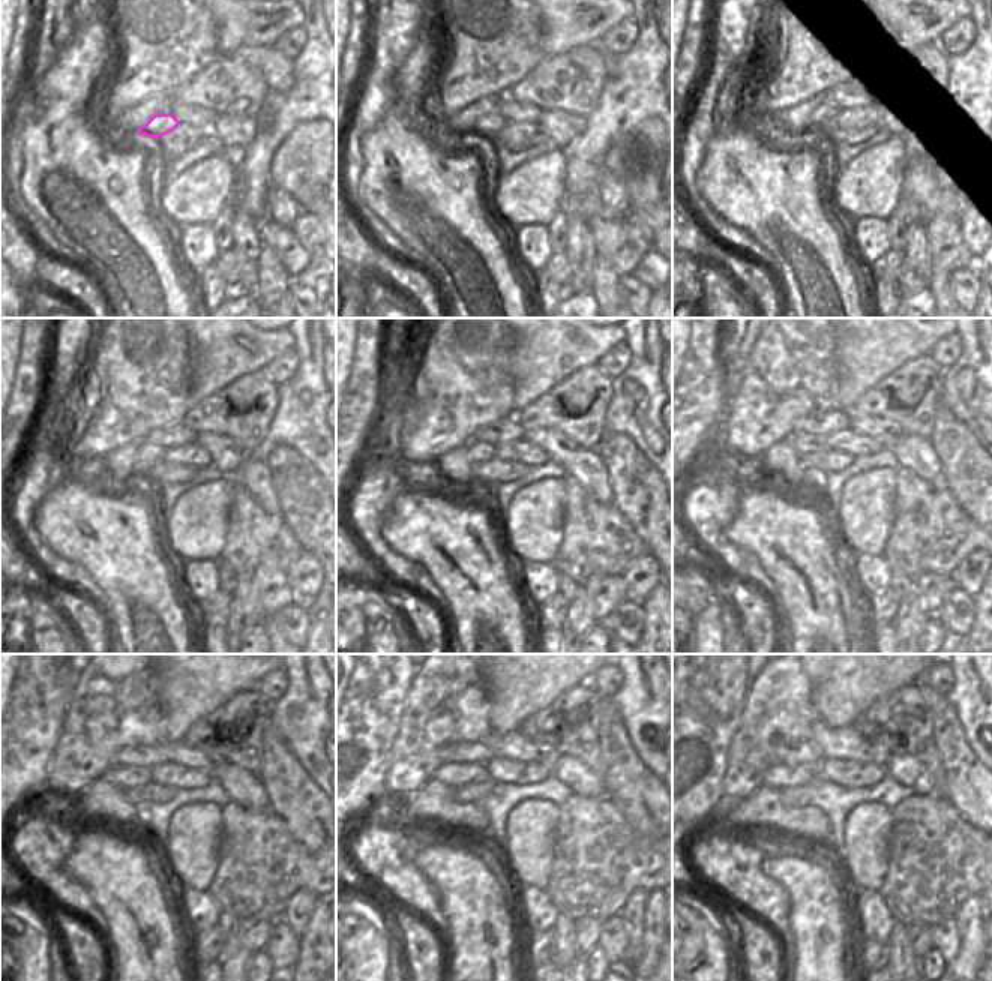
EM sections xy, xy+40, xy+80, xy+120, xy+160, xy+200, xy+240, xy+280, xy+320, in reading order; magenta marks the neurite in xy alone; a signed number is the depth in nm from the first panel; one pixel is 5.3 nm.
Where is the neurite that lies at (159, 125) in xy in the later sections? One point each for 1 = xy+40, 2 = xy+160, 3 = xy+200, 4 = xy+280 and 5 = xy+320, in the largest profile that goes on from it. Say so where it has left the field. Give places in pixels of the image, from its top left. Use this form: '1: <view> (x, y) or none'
1: xy+40 (489, 125)
2: xy+160 (479, 452)
3: xy+200 (803, 443)
4: xy+280 (455, 774)
5: xy+320 (778, 776)

